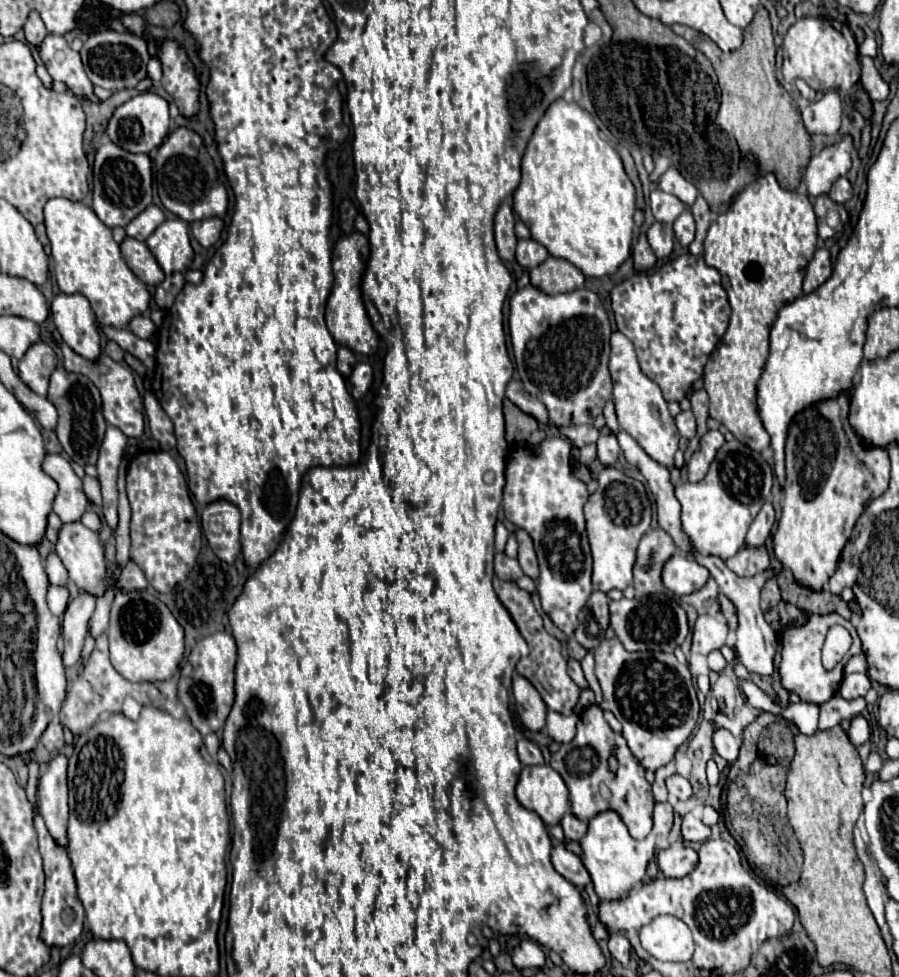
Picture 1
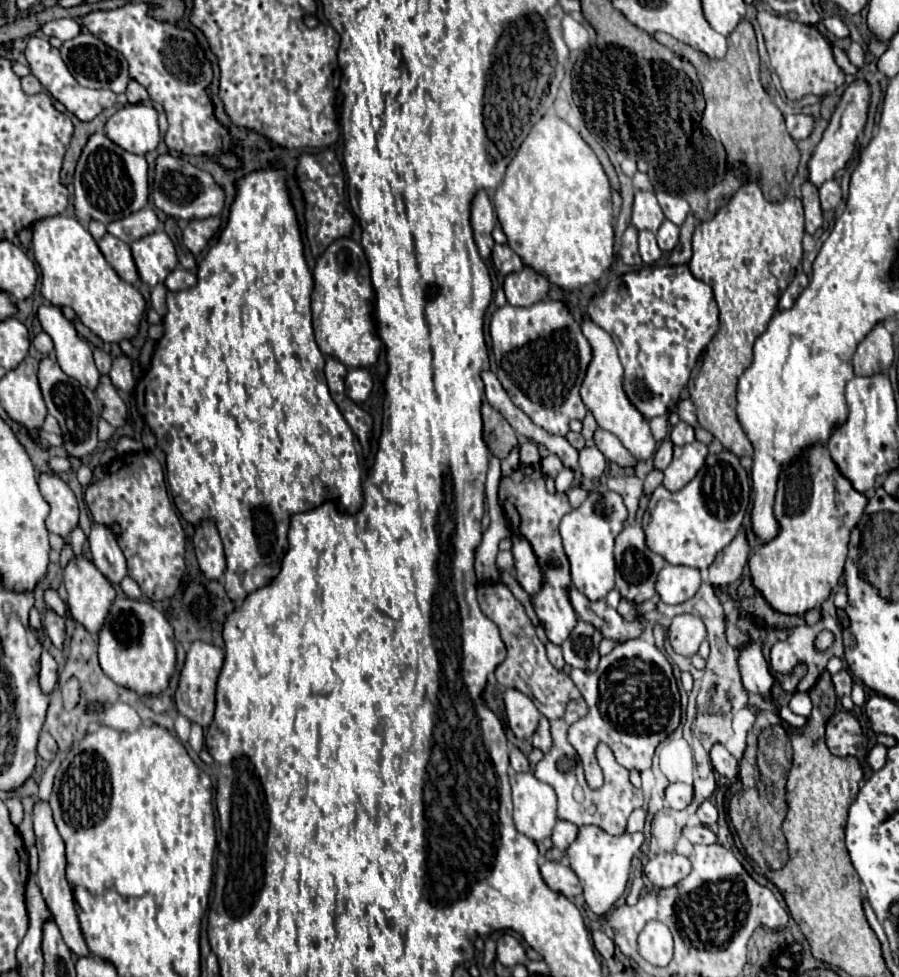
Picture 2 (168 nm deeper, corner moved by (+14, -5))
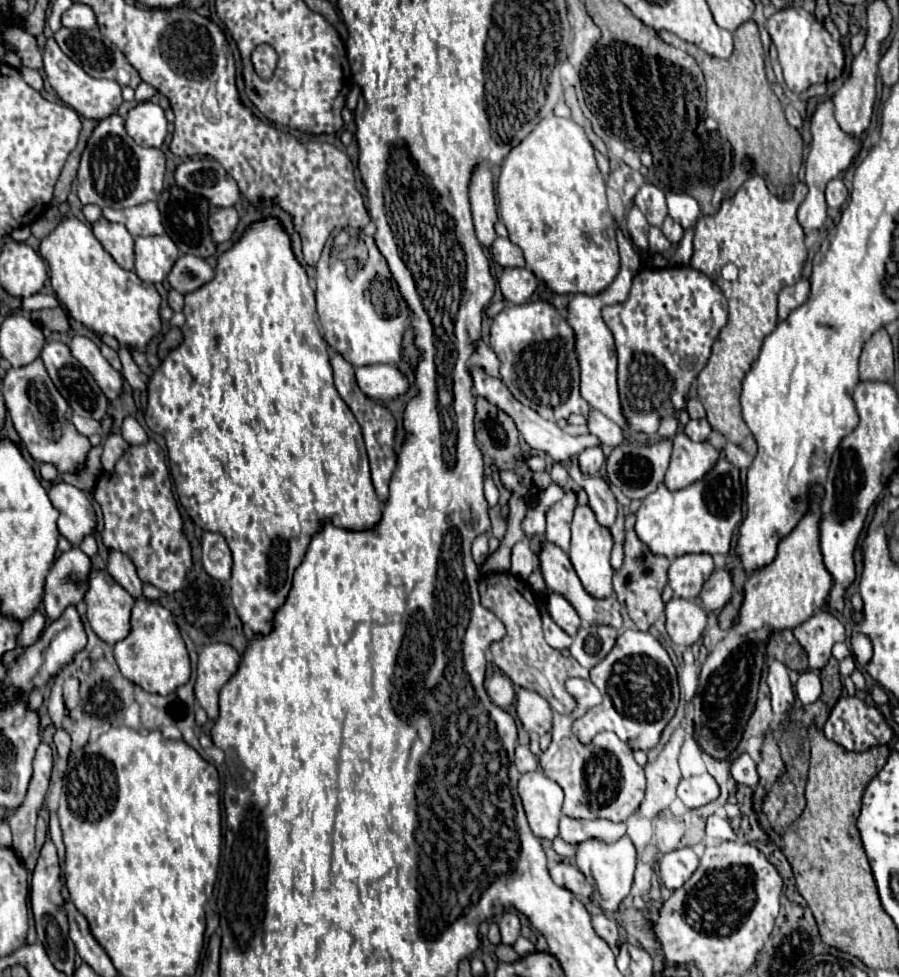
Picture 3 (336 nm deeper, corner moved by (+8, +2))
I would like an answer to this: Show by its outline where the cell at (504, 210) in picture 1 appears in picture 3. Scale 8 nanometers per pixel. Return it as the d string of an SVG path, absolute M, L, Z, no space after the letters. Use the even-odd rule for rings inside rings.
M478 165L474 169L470 181L470 205L472 205L476 237L484 247L490 247L496 239L494 223L498 215L496 215L496 199L494 199L494 181L486 165Z

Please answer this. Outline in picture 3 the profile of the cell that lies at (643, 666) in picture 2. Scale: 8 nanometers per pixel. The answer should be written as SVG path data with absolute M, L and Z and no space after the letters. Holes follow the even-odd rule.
M622 631L612 651L590 669L590 681L600 689L604 701L598 707L588 709L572 723L572 733L578 741L582 745L590 745L600 731L614 731L634 751L654 749L664 727L676 715L680 701L676 667L660 641L648 631Z

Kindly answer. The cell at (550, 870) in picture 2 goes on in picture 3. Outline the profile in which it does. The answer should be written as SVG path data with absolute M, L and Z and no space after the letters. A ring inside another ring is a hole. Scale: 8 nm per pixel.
M556 863L552 869L550 869L550 877L556 885L560 887L566 887L568 891L572 891L576 897L584 899L584 897L590 897L592 895L592 885L588 883L588 879L584 877L584 873L570 865L570 863Z

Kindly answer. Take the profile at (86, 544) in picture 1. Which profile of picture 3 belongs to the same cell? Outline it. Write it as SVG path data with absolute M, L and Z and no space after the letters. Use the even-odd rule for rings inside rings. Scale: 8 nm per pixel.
M90 571L84 603L88 607L88 623L102 641L114 645L118 639L126 637L126 631L130 631L128 619L134 597L122 585L118 585L108 571Z

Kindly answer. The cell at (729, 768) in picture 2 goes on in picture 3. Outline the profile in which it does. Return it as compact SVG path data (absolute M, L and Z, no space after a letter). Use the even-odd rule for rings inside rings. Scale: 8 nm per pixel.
M748 753L738 755L732 763L730 763L730 773L738 783L744 783L748 787L756 787L758 785L758 773L756 773L756 763L752 761L752 757Z

